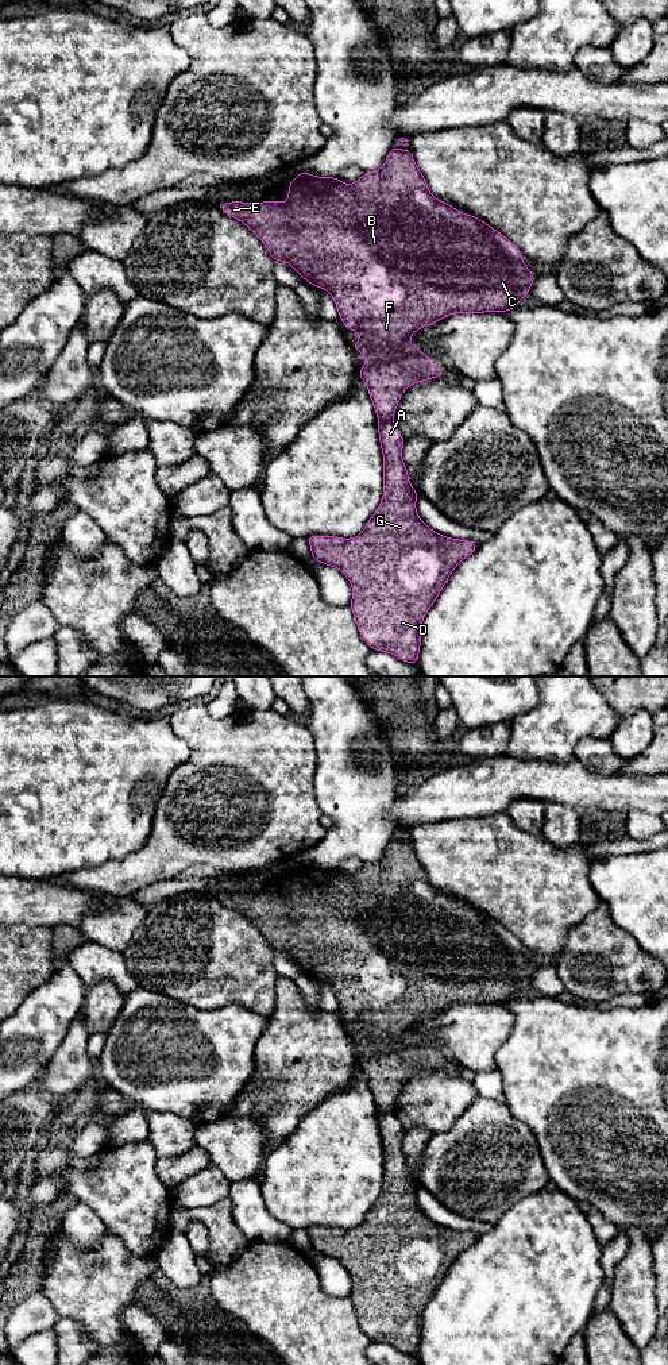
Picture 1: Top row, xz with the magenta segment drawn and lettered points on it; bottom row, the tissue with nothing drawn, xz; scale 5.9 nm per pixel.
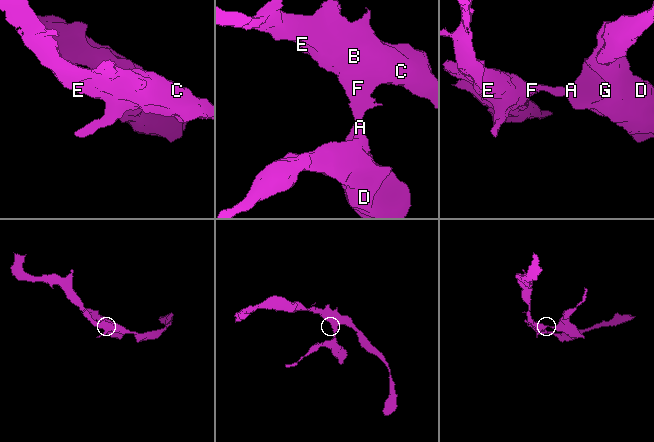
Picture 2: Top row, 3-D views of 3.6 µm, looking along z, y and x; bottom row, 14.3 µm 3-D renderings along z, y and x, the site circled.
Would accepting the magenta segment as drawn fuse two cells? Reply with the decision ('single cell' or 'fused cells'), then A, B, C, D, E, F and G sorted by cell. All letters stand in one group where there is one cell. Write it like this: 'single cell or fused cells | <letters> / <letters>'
fused cells | A D G / B C E F

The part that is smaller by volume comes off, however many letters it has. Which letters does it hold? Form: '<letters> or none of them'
A, D, G

